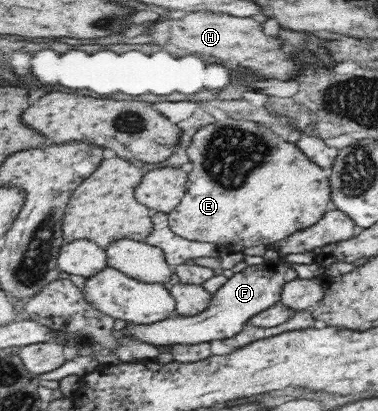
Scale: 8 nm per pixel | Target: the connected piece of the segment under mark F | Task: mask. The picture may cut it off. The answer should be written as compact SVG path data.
M279 259L276 261L264 260L263 263L254 266L247 262L244 269L232 274L216 290L211 296L211 305L201 314L190 317L175 314L171 318L155 323L125 323L120 325L118 334L154 346L195 345L210 342L213 339L224 340L237 335L249 317L254 317L257 313L277 304L282 285L295 278L295 271Z

